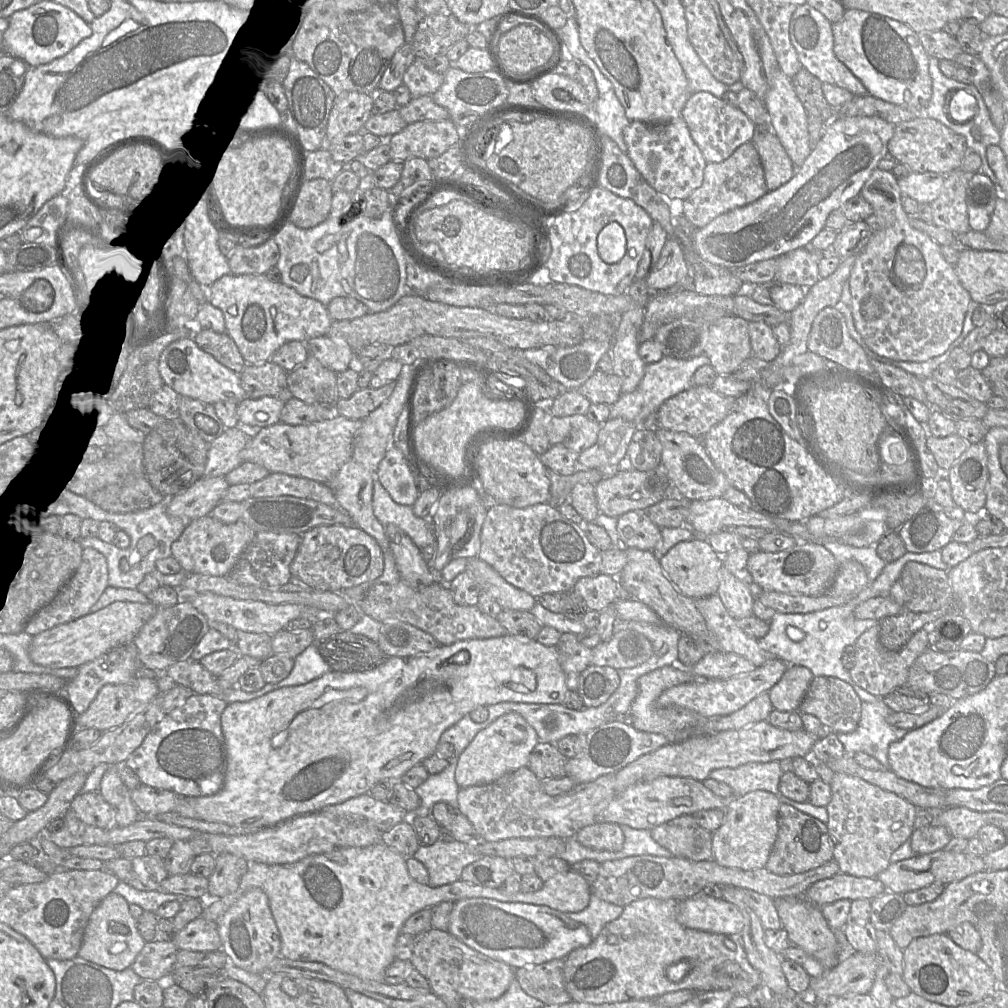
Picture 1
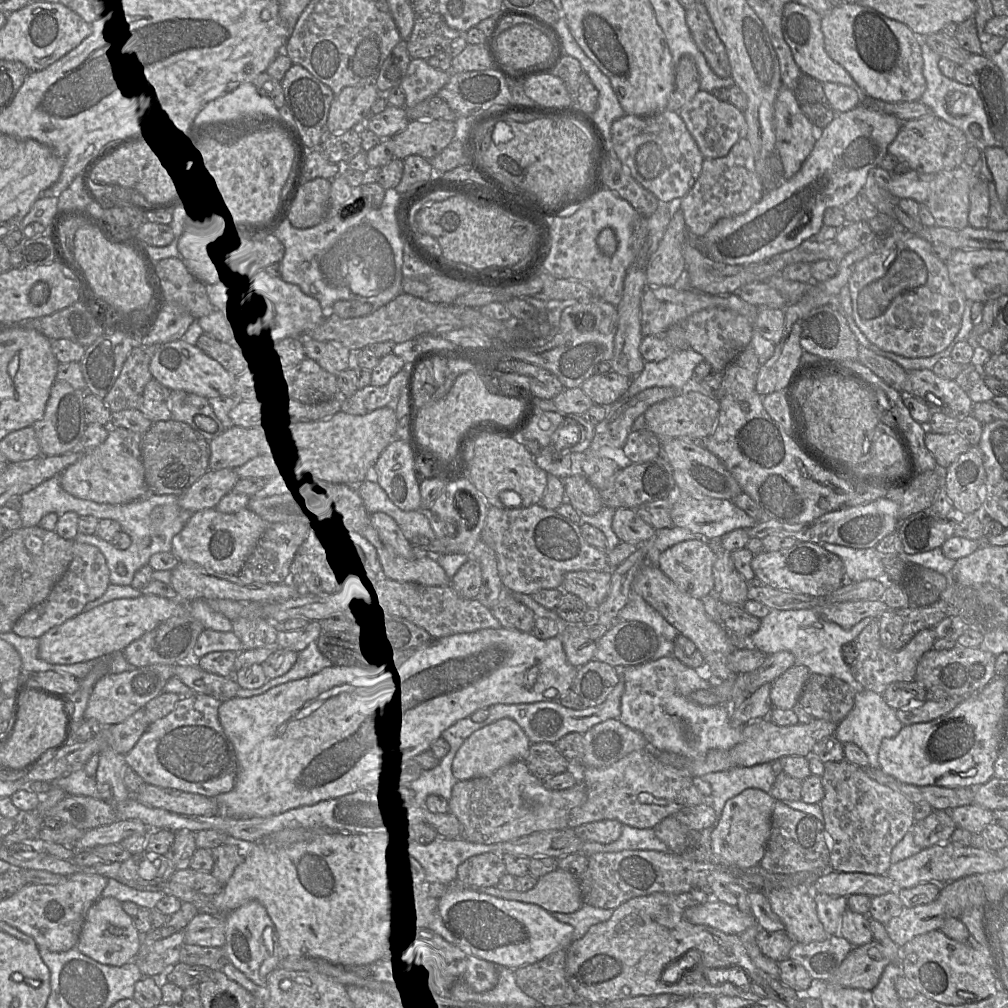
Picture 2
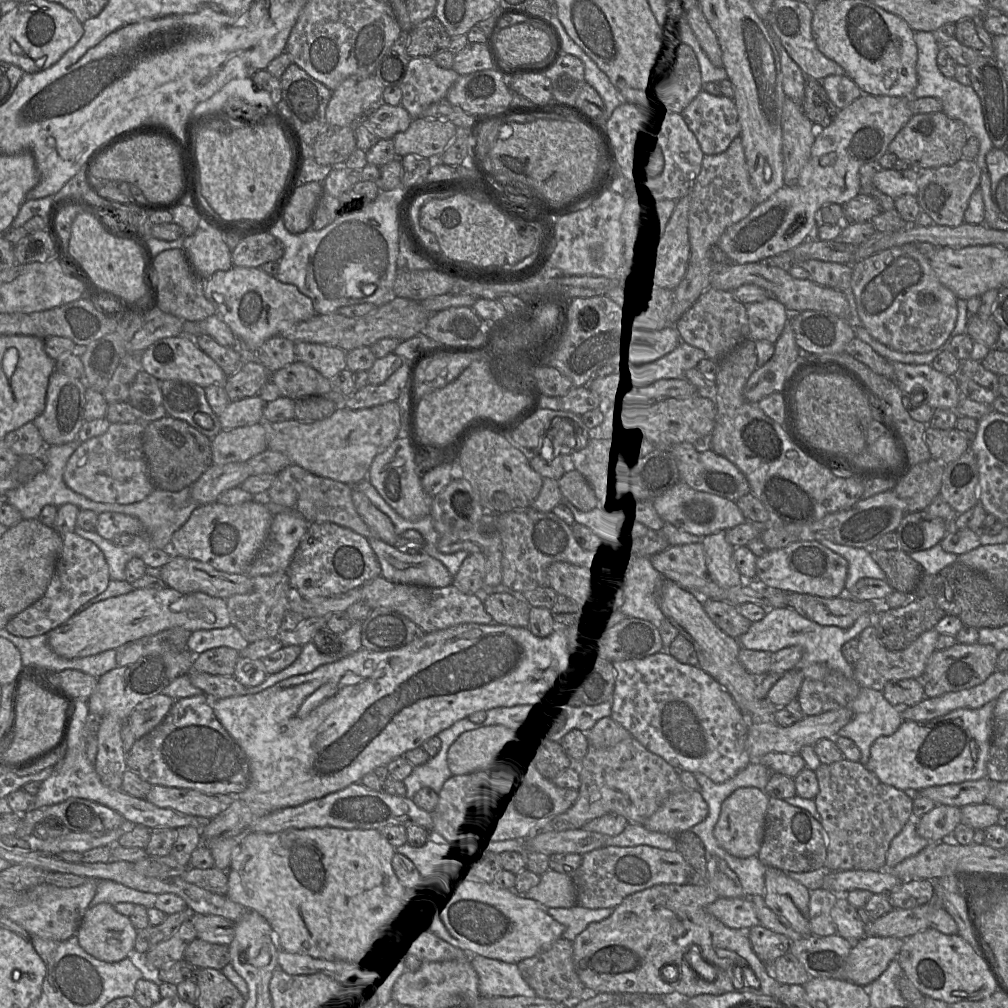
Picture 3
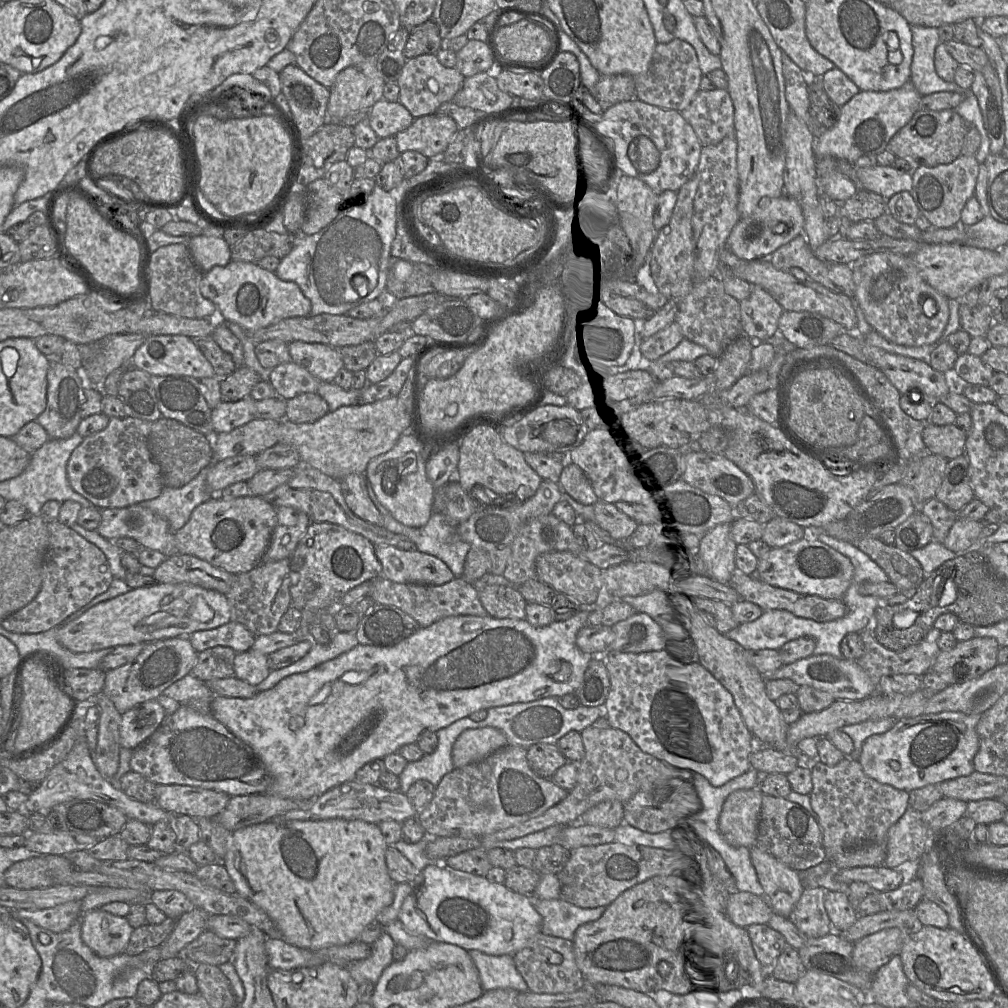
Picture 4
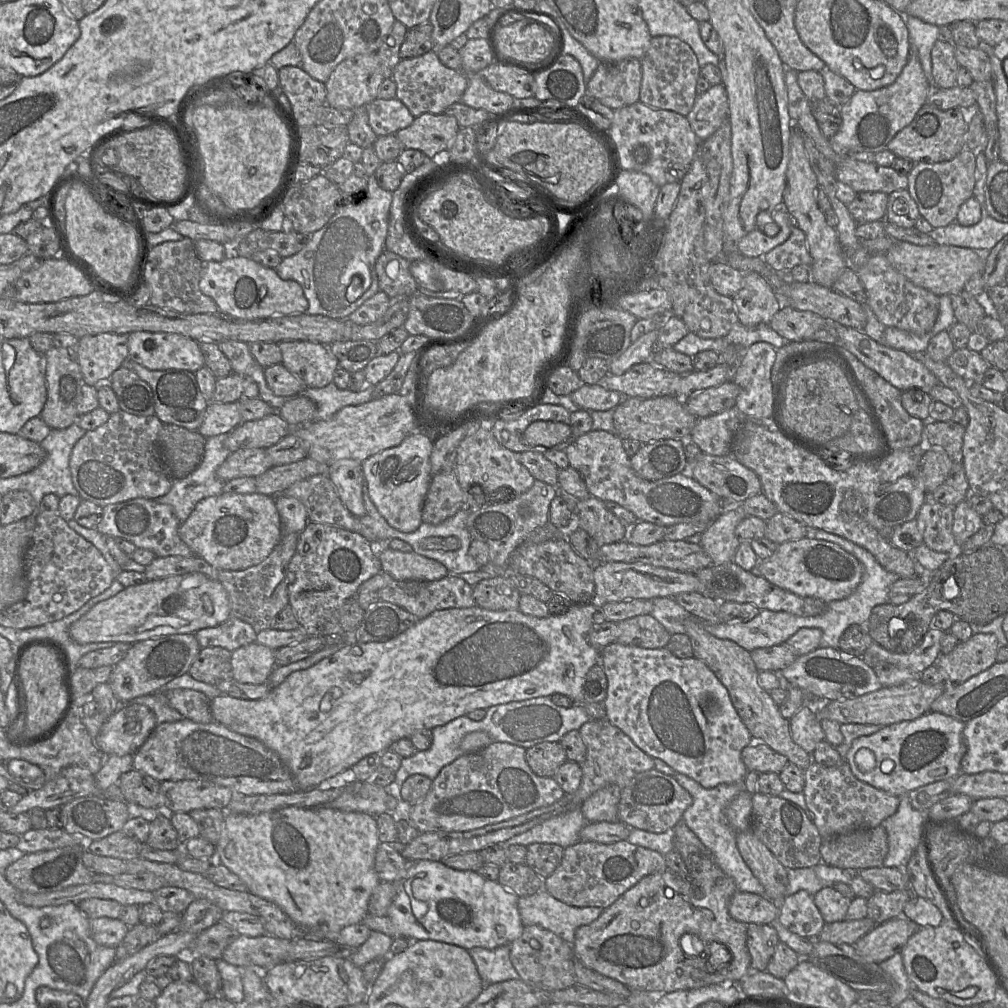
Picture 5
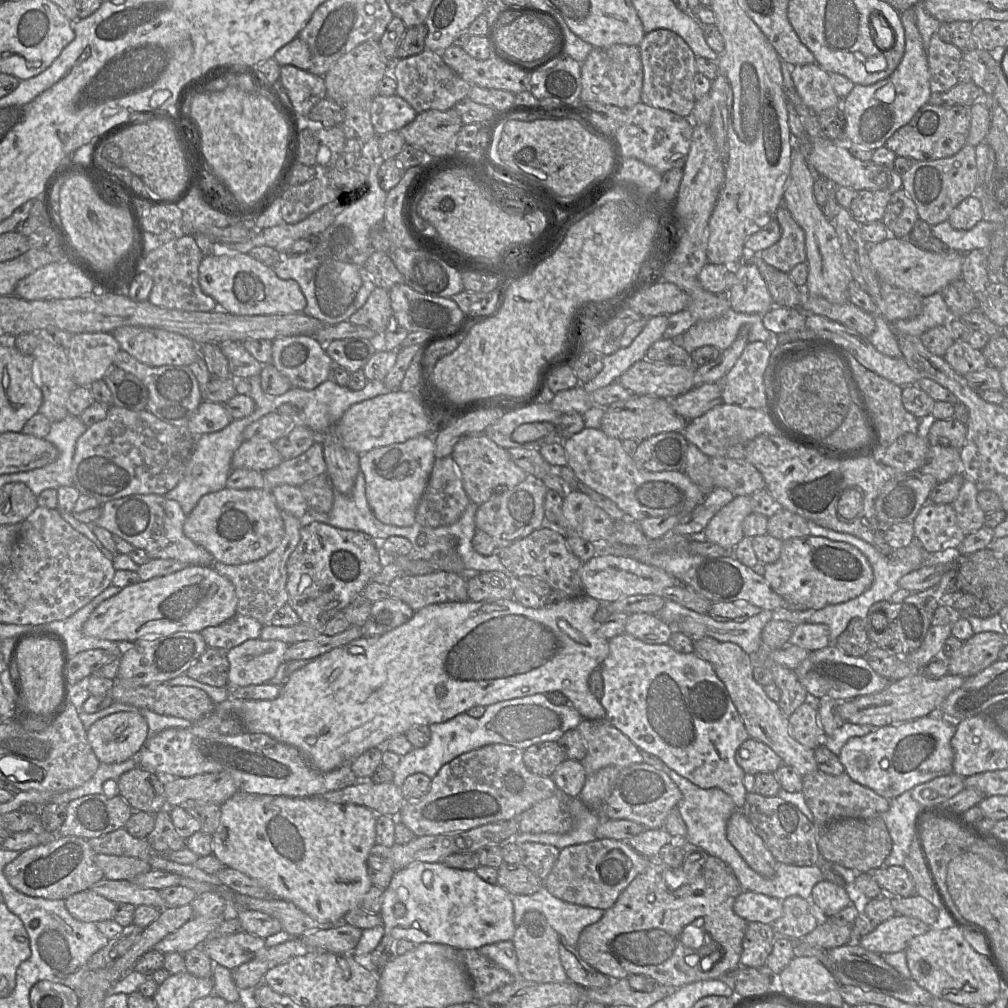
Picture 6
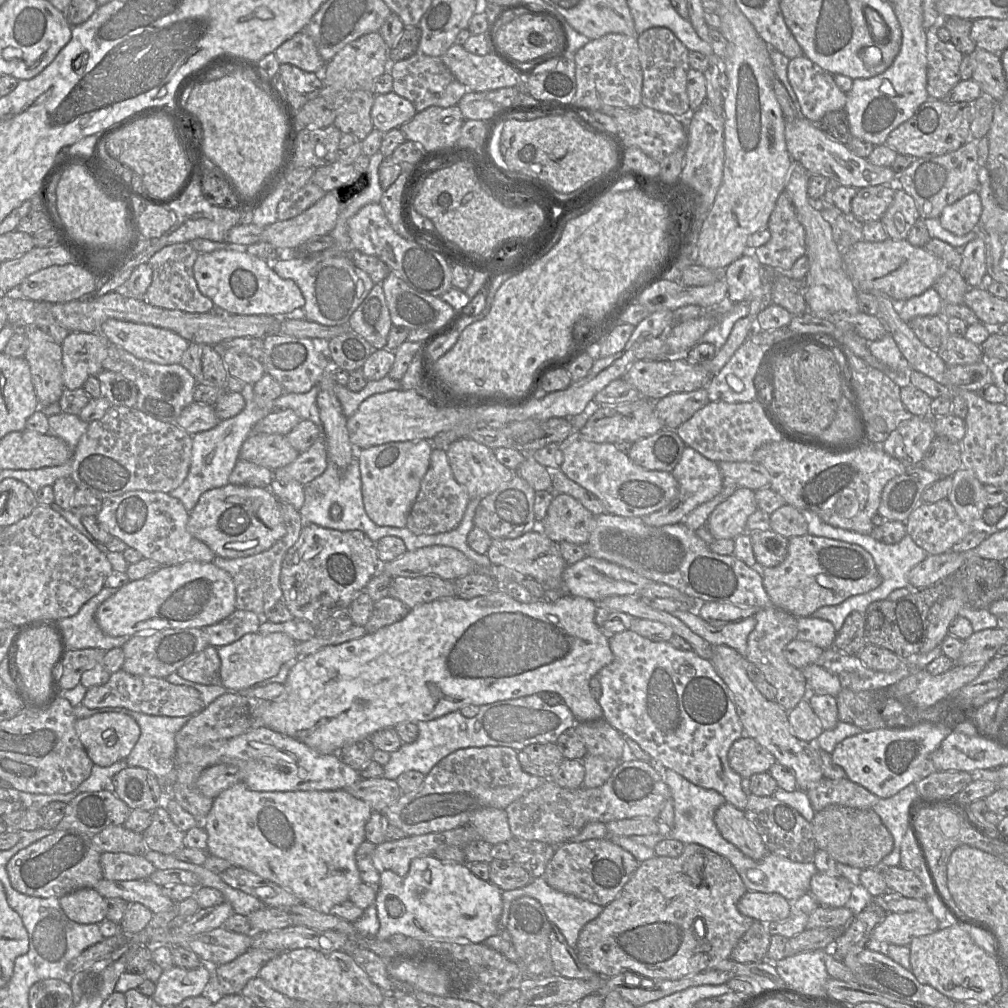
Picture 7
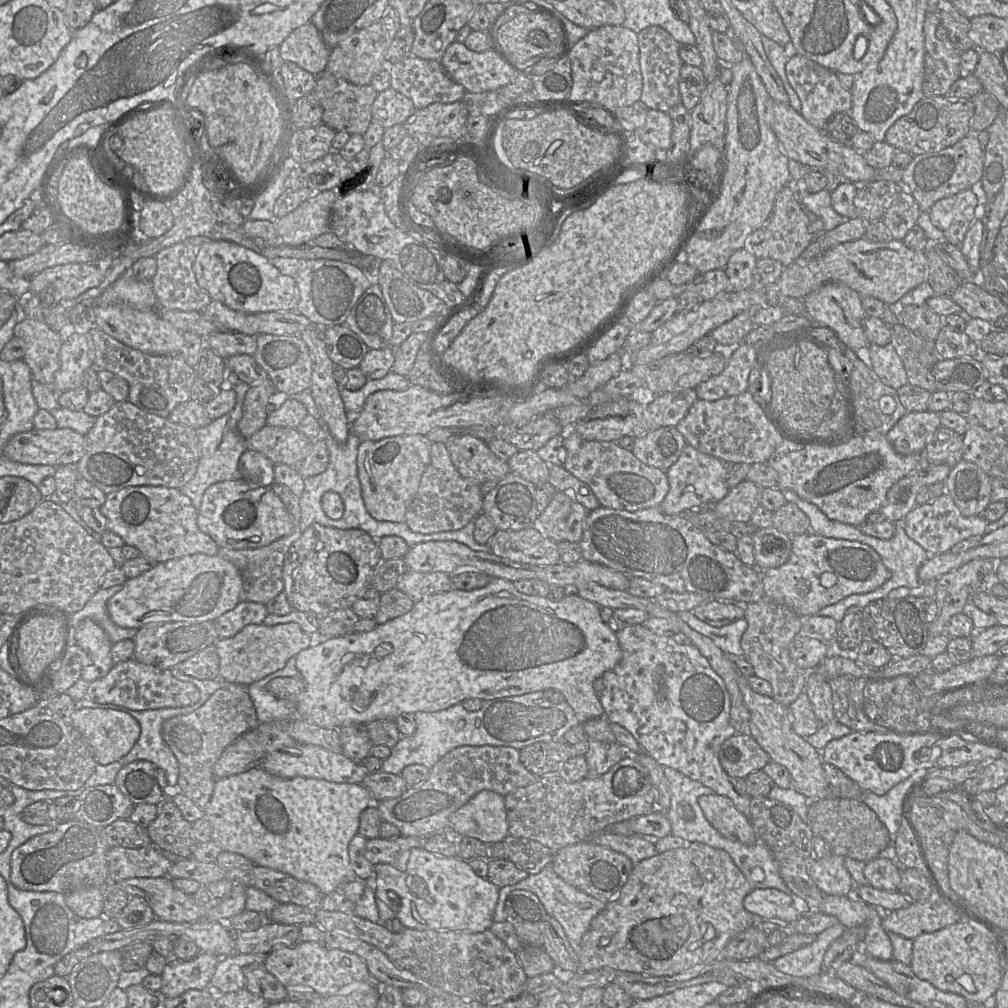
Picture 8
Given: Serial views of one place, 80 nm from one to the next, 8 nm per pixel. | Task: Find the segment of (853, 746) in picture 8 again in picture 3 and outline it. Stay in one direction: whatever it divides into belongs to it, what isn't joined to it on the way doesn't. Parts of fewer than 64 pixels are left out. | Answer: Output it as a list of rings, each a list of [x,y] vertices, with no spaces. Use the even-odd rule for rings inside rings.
[[[996,700],[978,709],[960,708],[924,721],[903,721],[890,736],[877,738],[866,768],[882,783],[913,794],[928,787],[987,777]]]

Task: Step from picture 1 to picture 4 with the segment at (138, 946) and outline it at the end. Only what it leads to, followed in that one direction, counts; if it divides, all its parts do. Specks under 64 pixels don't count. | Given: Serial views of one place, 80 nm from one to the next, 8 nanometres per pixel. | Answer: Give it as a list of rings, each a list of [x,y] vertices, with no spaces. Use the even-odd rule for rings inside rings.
[[[100,908],[89,910],[81,917],[83,942],[103,958],[123,954],[133,930],[126,917],[113,915]]]

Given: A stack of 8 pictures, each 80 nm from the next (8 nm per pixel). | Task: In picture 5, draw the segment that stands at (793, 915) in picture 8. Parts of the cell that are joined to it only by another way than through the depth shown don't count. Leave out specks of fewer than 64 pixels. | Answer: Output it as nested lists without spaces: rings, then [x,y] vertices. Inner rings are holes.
[[[738,891],[731,898],[728,910],[733,919],[745,924],[771,924],[779,915],[779,905],[750,892]]]

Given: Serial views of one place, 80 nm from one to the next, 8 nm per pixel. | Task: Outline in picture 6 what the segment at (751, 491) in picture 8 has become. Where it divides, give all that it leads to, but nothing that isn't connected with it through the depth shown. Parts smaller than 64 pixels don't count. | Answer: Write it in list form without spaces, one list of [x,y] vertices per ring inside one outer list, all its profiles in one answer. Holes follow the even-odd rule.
[[[735,496],[708,522],[704,529],[707,541],[720,545],[732,554],[736,545],[744,537],[742,523],[752,512],[751,496]]]

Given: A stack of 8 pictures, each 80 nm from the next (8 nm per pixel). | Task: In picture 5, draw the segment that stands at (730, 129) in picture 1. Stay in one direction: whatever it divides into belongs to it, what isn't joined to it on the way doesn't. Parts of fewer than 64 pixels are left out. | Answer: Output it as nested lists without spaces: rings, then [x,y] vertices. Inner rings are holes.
[[[712,85],[706,92],[697,95],[686,117],[698,139],[708,139],[725,120],[729,120],[729,105],[724,85]]]

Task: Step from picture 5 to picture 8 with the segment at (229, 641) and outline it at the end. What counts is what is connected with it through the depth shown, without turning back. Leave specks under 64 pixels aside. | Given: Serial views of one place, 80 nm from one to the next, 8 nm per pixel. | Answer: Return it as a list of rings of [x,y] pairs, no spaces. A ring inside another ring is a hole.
[[[240,601],[232,610],[214,620],[218,639],[231,638],[249,624],[262,624],[267,615],[265,605]]]

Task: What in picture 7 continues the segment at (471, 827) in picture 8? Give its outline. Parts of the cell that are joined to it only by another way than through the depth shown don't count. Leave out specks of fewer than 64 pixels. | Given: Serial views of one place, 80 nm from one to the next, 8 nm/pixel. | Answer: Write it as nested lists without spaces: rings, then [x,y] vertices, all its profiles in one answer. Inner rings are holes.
[[[492,807],[479,809],[472,815],[468,825],[475,829],[479,839],[491,845],[506,843],[513,837],[504,809]]]

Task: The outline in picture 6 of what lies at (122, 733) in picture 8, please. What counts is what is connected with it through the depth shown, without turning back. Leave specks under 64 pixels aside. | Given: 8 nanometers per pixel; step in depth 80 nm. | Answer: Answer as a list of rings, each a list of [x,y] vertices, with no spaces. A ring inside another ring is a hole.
[[[115,712],[94,722],[86,737],[100,763],[121,763],[143,747],[148,724],[139,713]]]

